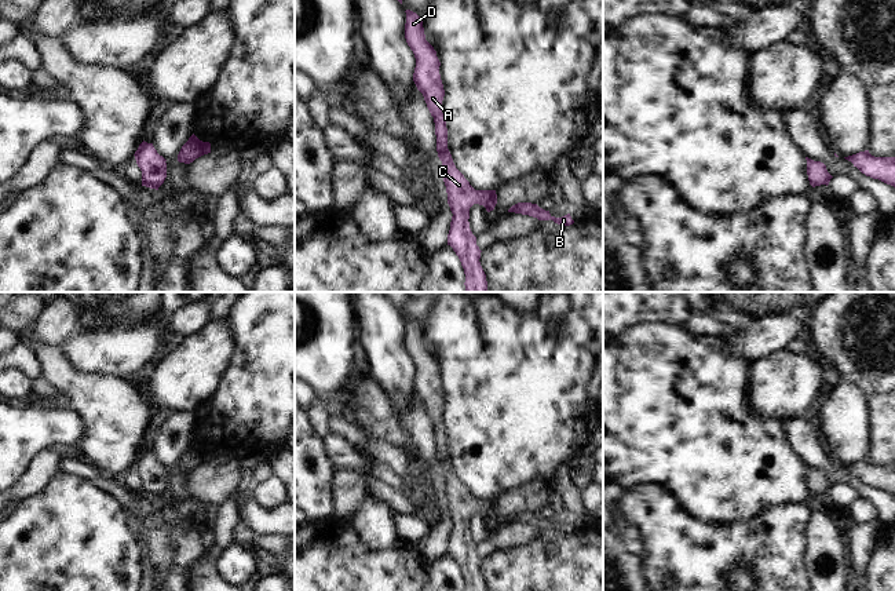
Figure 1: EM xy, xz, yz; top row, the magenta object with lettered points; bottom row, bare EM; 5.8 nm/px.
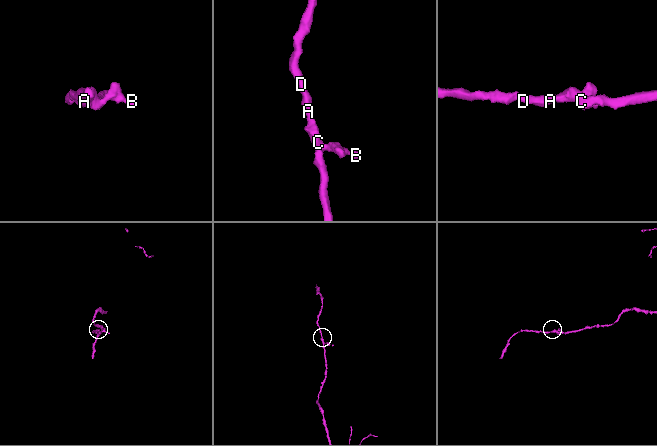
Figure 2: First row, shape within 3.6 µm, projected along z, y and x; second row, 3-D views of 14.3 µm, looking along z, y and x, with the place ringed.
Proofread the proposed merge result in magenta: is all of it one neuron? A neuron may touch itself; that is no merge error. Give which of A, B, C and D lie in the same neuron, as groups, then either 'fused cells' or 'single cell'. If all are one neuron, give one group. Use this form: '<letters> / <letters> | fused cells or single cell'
A B C D | single cell

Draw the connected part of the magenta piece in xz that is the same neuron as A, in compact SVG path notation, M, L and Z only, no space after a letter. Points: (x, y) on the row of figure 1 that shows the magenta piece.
M406 10L405 39L414 54L416 68L413 81L423 94L427 107L434 117L436 152L442 161L443 182L448 193L448 204L453 214L448 245L459 256L465 274L465 292L486 292L486 274L481 266L481 249L476 237L470 229L470 208L474 204L483 205L487 212L497 204L496 190L475 190L464 175L456 168L448 149L448 128L442 113L445 96L443 84L439 74L441 62L434 47L425 40L423 17Z

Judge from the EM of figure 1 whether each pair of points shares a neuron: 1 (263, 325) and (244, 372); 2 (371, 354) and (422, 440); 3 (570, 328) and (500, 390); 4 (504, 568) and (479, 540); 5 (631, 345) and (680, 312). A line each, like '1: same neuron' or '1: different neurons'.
1: same neuron
2: different neurons
3: different neurons
4: different neurons
5: different neurons

